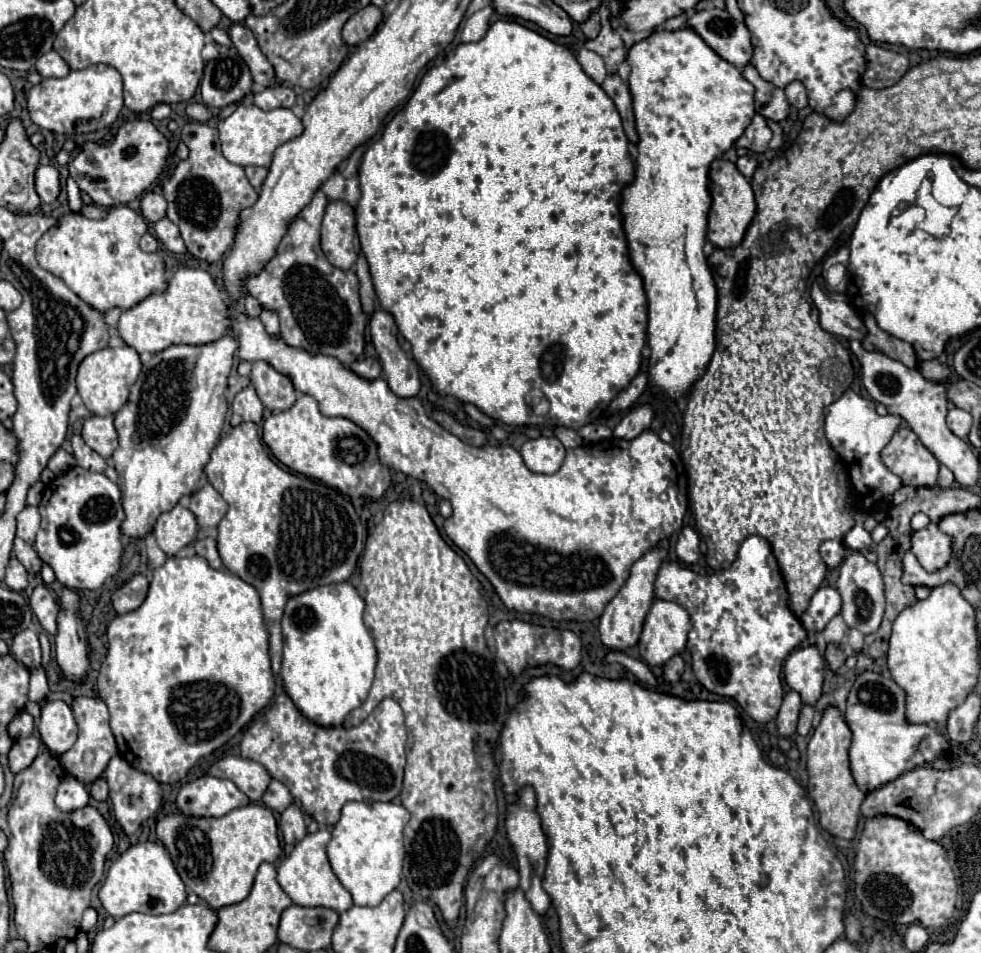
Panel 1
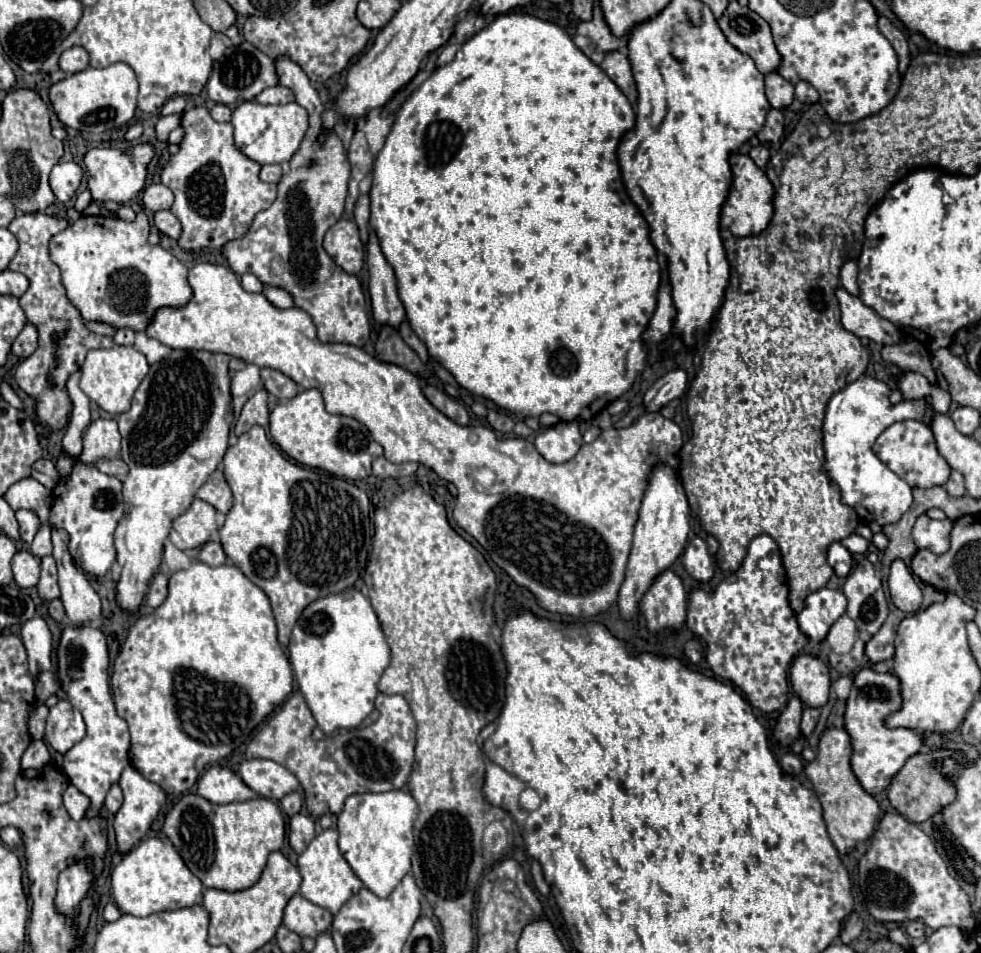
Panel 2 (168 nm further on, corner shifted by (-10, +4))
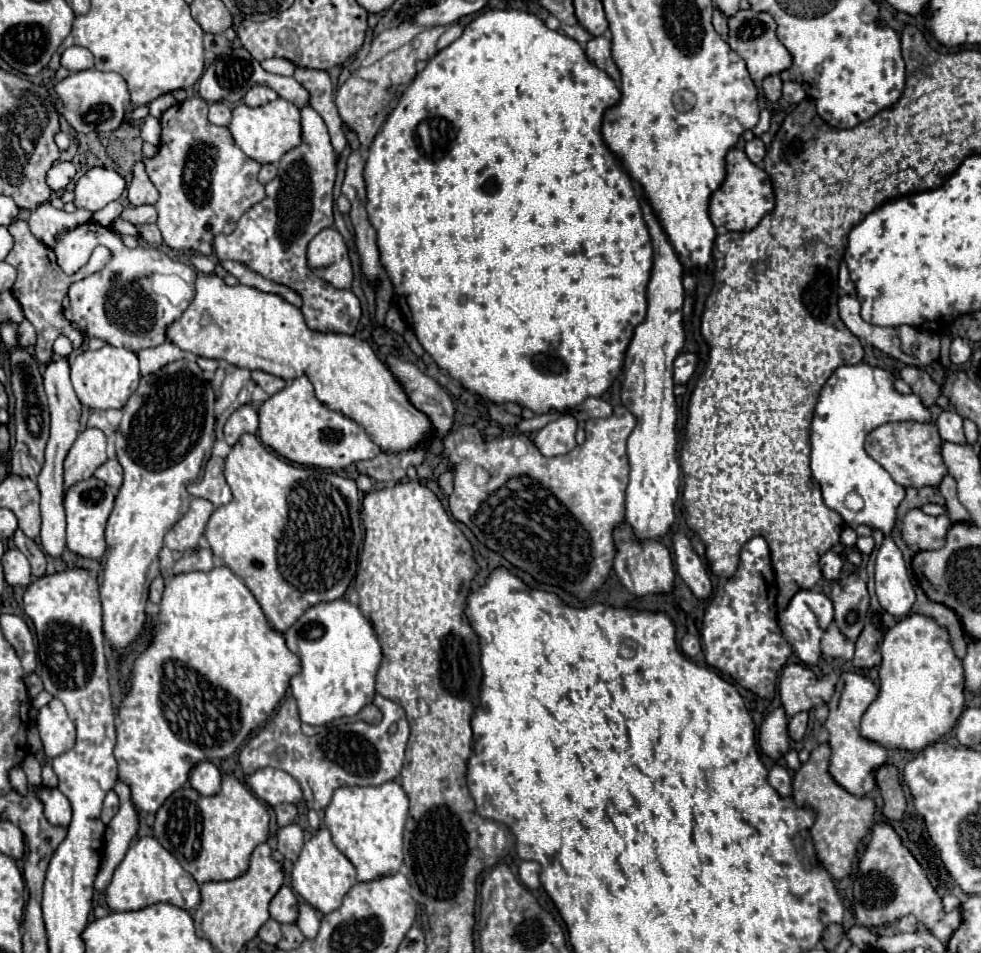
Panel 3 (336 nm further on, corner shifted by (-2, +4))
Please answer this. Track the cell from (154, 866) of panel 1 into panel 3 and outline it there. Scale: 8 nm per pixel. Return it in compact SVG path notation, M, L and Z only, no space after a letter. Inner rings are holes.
M142 837L128 849L126 857L116 867L114 877L106 889L106 903L112 911L138 911L160 901L192 911L200 905L200 889L194 877L184 871L178 859L174 859L174 855L170 855L154 837ZM180 877L184 883L188 883L182 889L178 887Z

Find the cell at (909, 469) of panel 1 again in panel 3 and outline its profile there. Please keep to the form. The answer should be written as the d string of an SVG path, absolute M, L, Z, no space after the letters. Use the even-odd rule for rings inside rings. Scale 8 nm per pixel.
M916 421L884 423L874 431L870 431L866 437L866 453L874 461L878 461L890 473L890 477L902 487L938 485L944 479L948 469L942 461L940 445L942 445L942 439L938 435L936 425L916 423Z

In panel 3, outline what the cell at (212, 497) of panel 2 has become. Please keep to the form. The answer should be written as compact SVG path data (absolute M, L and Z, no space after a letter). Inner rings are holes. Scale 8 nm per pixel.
M212 455L206 463L204 477L198 483L192 483L188 487L188 493L194 495L194 497L208 499L216 507L226 505L232 499L232 493L230 493L226 479L224 479L224 459Z

